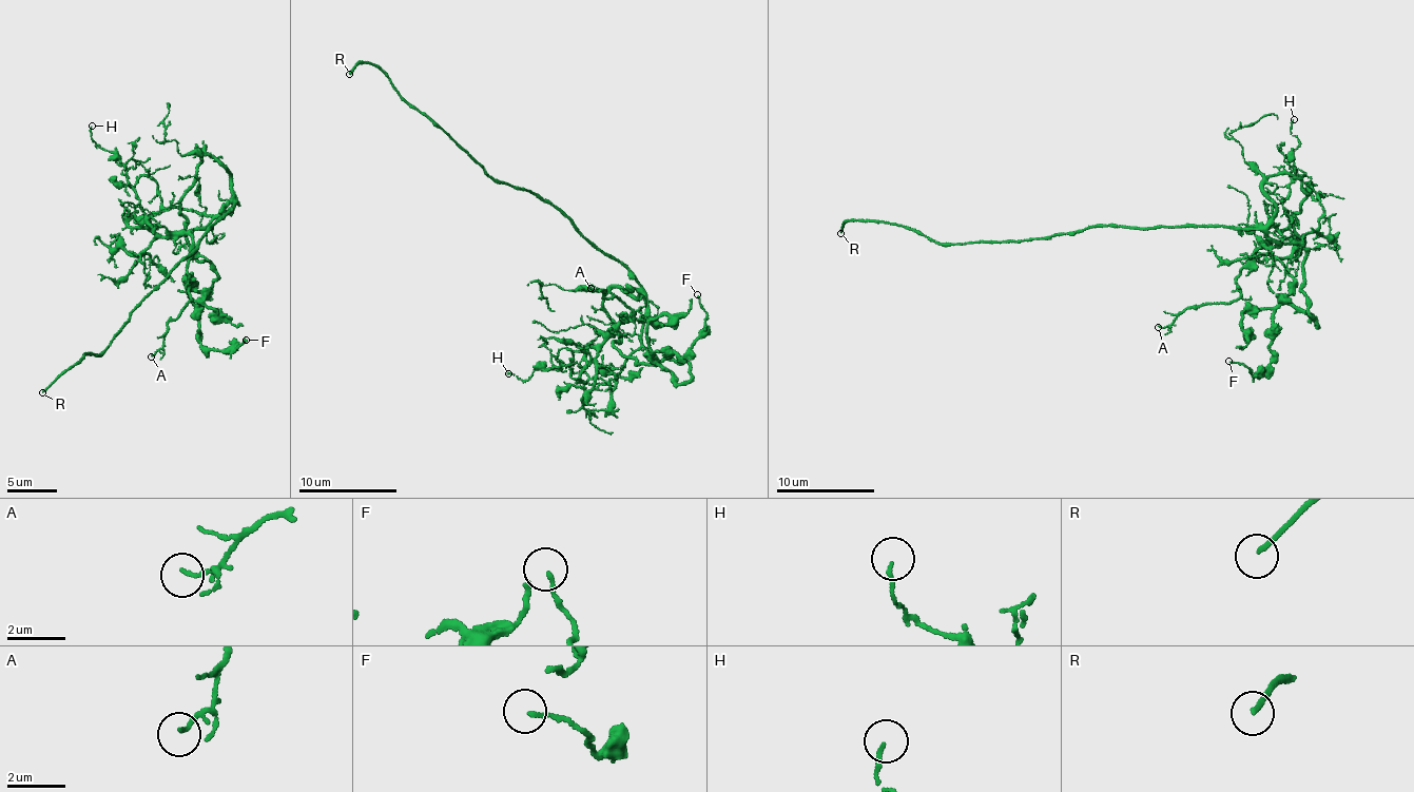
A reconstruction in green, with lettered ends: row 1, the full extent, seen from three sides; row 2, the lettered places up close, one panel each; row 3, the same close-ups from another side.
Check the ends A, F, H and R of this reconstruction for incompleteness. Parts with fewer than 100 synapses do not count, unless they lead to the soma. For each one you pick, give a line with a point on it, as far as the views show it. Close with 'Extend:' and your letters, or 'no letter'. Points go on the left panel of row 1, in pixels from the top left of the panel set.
R: place (42, 392)
Extend: R

